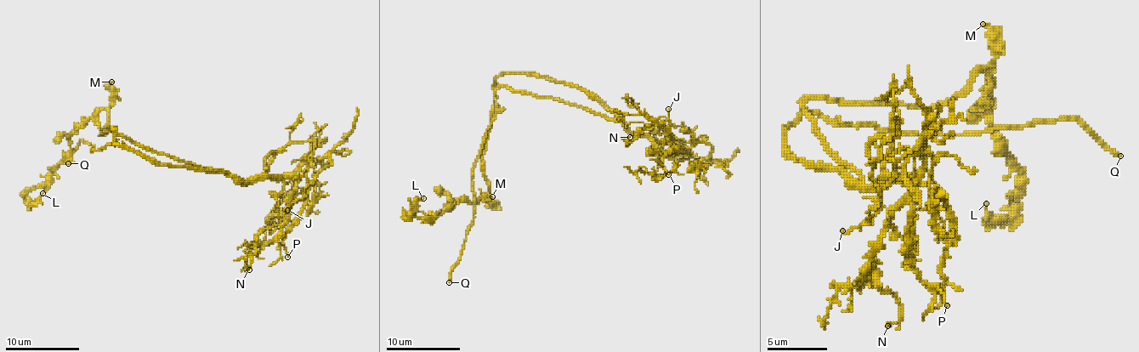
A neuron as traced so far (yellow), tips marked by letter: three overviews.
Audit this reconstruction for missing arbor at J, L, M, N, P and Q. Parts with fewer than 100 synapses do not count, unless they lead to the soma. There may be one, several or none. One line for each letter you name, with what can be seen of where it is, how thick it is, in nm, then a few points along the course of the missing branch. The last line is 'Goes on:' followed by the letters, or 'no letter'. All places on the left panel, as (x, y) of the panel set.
Q: place (68, 163); calibre 240 nm; course (68, 163), (85, 163), (96, 156), (155, 132), (221, 126)
Goes on: Q

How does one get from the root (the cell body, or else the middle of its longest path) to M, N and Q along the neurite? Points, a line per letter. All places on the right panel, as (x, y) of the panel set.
M: (815, 128), (803, 105), (809, 99), (890, 102), (917, 108), (947, 105), (994, 57), (994, 33), (983, 24)
N: (815, 128), (866, 185), (917, 179), (869, 254), (875, 281), (899, 305), (899, 320), (887, 326)
Q: (815, 128), (807, 110), (836, 122), (875, 126), (899, 134), (974, 134), (1075, 120), (1120, 156)

